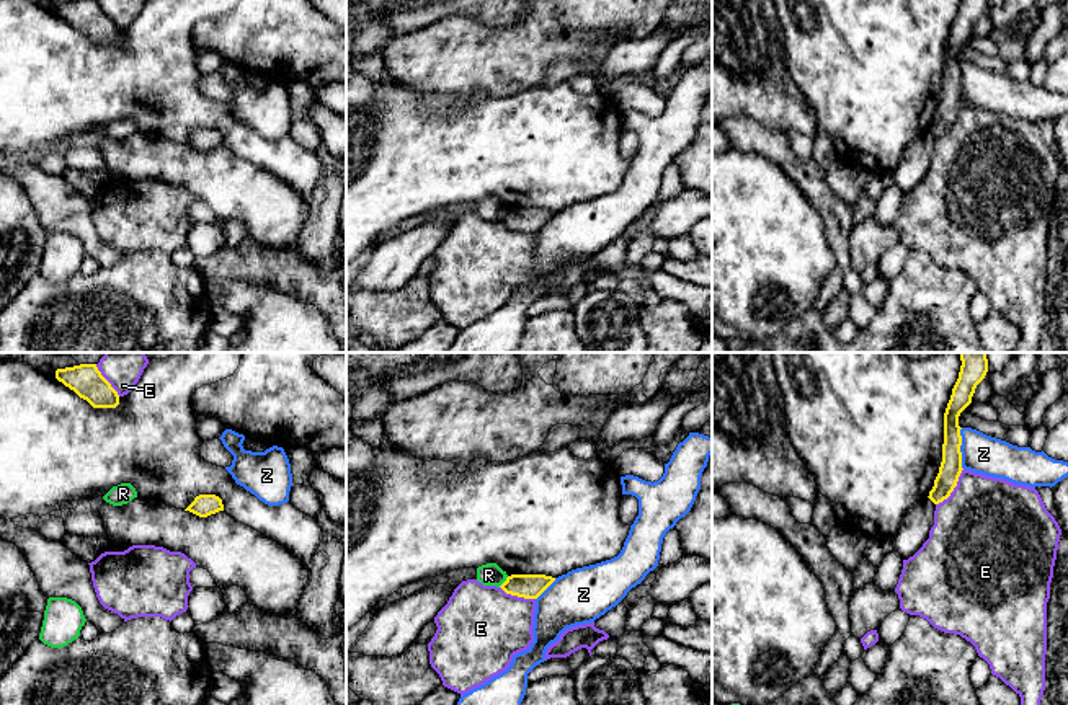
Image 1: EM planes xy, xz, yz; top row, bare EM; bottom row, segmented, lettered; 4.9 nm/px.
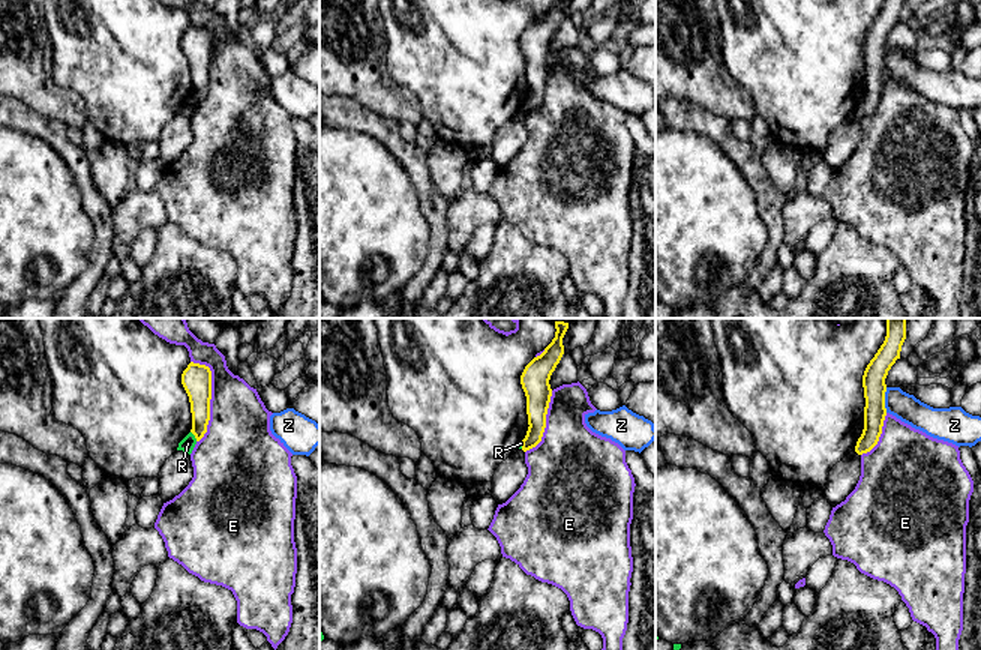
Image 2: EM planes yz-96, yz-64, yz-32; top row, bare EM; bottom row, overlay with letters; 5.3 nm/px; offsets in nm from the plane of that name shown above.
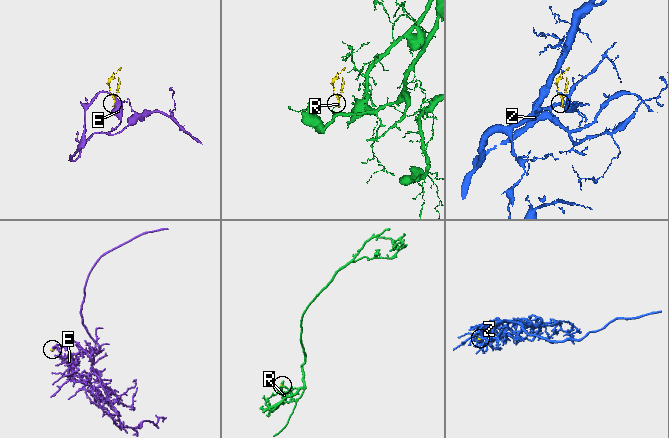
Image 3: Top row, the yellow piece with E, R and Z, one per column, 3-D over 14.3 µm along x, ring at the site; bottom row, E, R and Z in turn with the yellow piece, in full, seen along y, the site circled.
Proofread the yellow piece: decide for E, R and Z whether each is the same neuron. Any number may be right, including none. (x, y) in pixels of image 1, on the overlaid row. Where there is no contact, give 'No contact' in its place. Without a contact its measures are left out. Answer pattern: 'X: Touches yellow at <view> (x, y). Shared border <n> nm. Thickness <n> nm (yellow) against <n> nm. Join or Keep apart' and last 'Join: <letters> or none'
E: Touches yellow at yz (954, 487). Shared border 240 nm. Thickness 110 nm (yellow) against 480 nm. Keep apart
R: Touches yellow at xz (505, 581). Shared border 80 nm. Thickness 130 nm (yellow) against 110 nm. Keep apart
Z: Touches yellow at yz (959, 449). Shared border 200 nm. Thickness 110 nm (yellow) against 190 nm. Keep apart
Join: none

